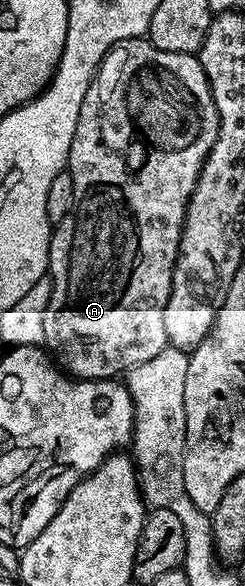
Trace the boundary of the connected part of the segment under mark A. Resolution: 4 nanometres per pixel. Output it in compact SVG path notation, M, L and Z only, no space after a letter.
M147 37L127 38L117 46L113 46L100 62L96 75L92 77L90 88L86 88L86 96L82 100L82 112L78 112L78 128L74 128L74 140L70 144L68 153L66 173L74 180L74 204L70 212L66 212L64 219L55 223L52 239L48 245L47 277L50 279L52 291L50 304L46 304L42 342L47 353L71 377L81 380L115 379L136 366L145 364L169 346L166 336L166 300L170 300L172 269L178 256L180 233L184 227L188 202L192 198L196 181L208 158L210 148L214 148L219 127L218 108L214 104L214 96L210 92L206 72L196 54L162 52L162 48L154 48L154 44L149 42Z

